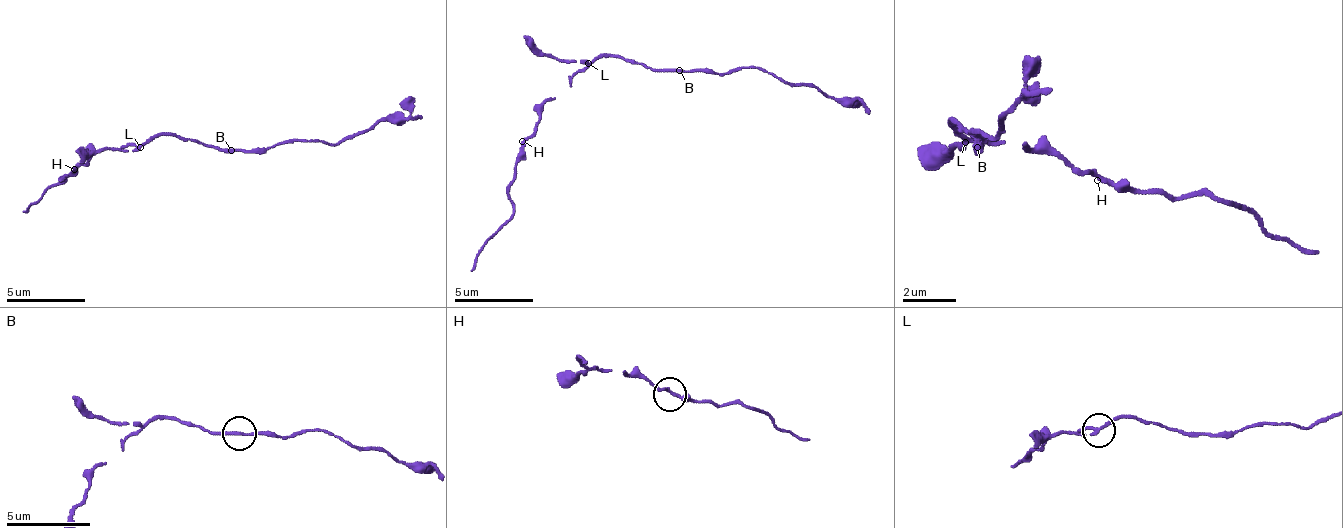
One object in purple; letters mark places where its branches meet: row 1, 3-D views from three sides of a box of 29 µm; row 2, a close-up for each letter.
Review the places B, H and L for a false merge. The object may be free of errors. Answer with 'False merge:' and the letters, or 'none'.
False merge: L

